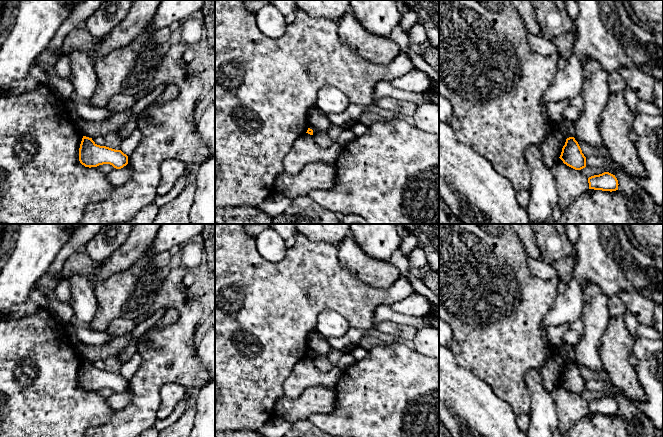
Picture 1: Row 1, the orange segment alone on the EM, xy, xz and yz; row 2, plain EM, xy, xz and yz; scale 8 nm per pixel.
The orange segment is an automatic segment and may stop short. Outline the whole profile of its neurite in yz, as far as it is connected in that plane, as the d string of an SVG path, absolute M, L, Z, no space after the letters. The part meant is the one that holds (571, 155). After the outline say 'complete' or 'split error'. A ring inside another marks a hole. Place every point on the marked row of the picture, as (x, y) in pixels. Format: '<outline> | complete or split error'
M574 137L566 139L559 158L564 164L575 170L581 170L586 167L586 157Z | complete

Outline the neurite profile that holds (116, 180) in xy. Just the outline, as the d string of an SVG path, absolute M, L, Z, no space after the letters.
M126 165L121 169L113 169L111 173L107 174L107 179L114 187L119 187L128 181L130 173L131 169Z

